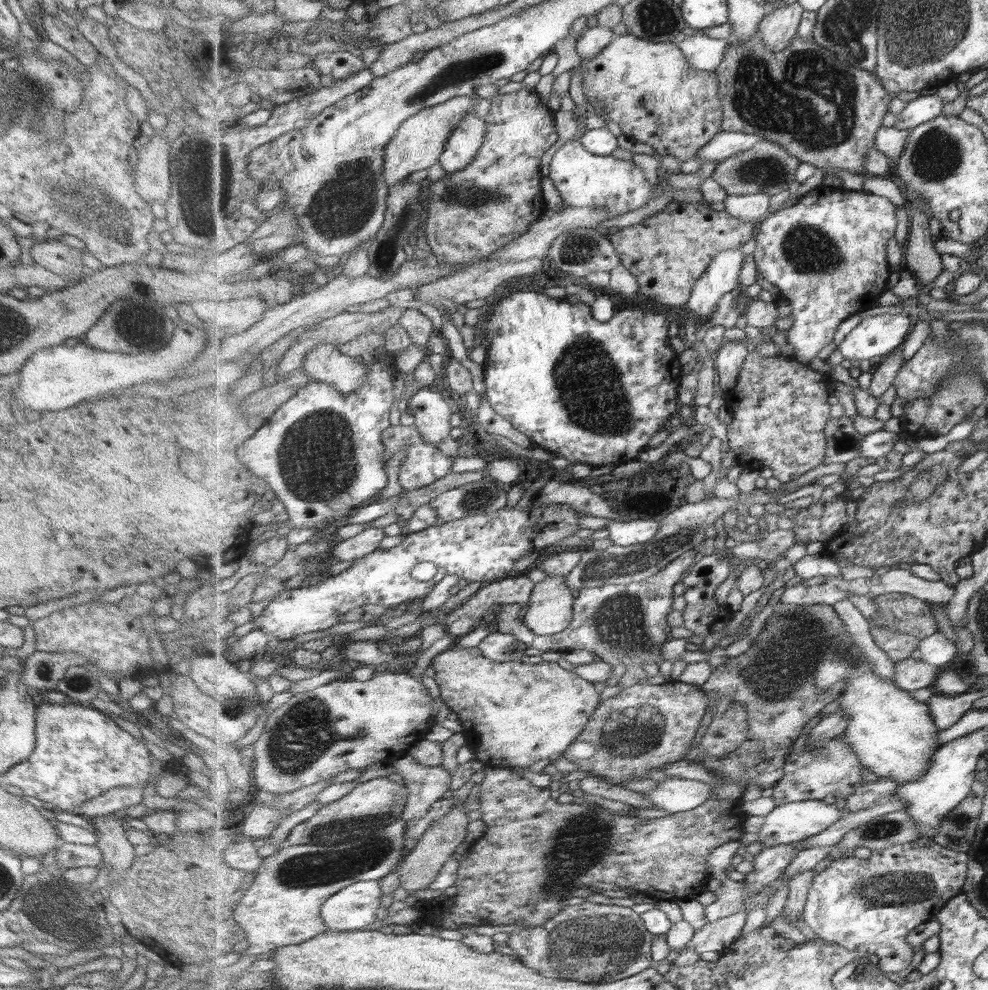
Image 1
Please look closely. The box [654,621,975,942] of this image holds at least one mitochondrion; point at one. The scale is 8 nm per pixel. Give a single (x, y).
(890, 889)

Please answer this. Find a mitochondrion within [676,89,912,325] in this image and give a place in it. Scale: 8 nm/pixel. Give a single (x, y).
(808, 250)

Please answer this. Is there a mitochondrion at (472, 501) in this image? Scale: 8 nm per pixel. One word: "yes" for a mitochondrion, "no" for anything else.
yes

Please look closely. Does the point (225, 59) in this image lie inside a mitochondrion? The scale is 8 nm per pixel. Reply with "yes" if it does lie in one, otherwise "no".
no

